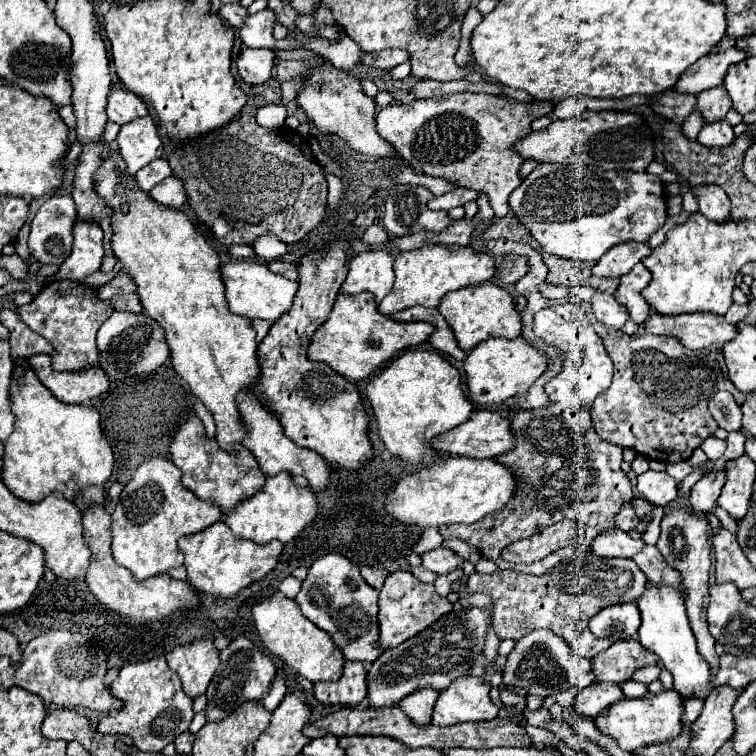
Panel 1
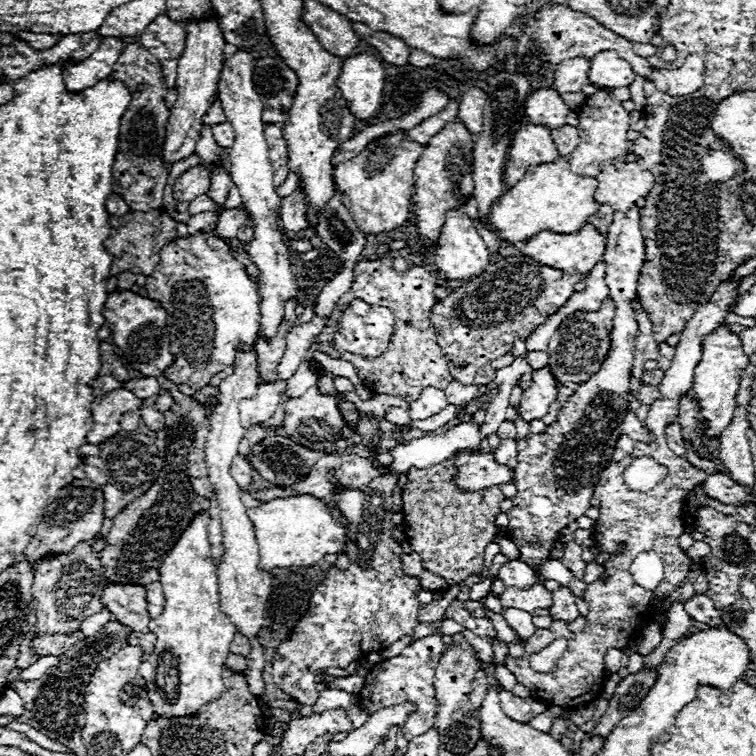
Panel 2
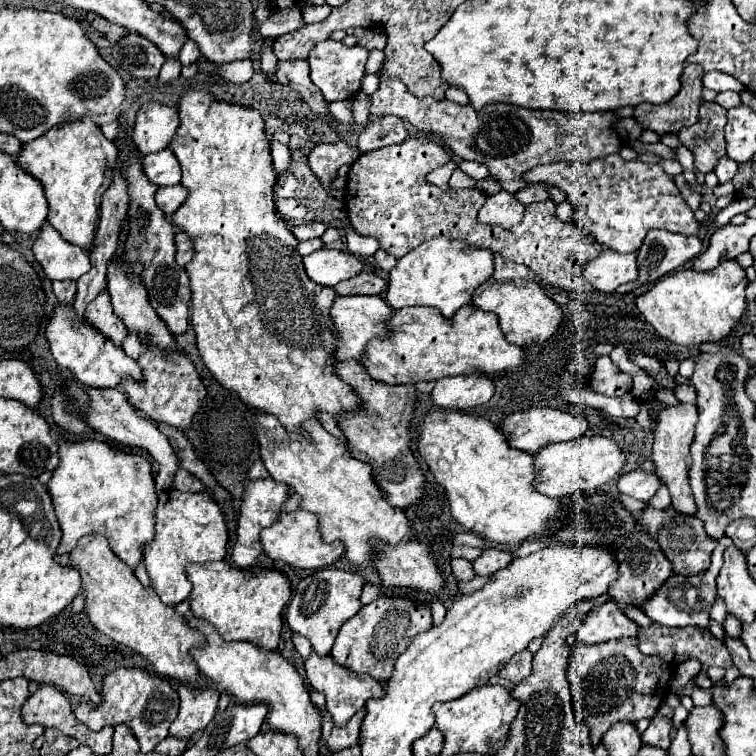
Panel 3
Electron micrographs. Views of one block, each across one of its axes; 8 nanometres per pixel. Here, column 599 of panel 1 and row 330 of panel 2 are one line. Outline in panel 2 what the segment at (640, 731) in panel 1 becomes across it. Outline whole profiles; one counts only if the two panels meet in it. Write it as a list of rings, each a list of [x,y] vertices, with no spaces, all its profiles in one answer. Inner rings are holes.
[[[718,326],[716,332],[704,338],[702,360],[694,370],[694,396],[700,400],[700,414],[708,420],[708,428],[704,428],[706,438],[716,438],[722,430],[732,422],[732,414],[736,408],[736,394],[740,386],[740,376],[748,366],[748,356],[742,350],[742,342],[738,334],[730,332],[728,326]]]

